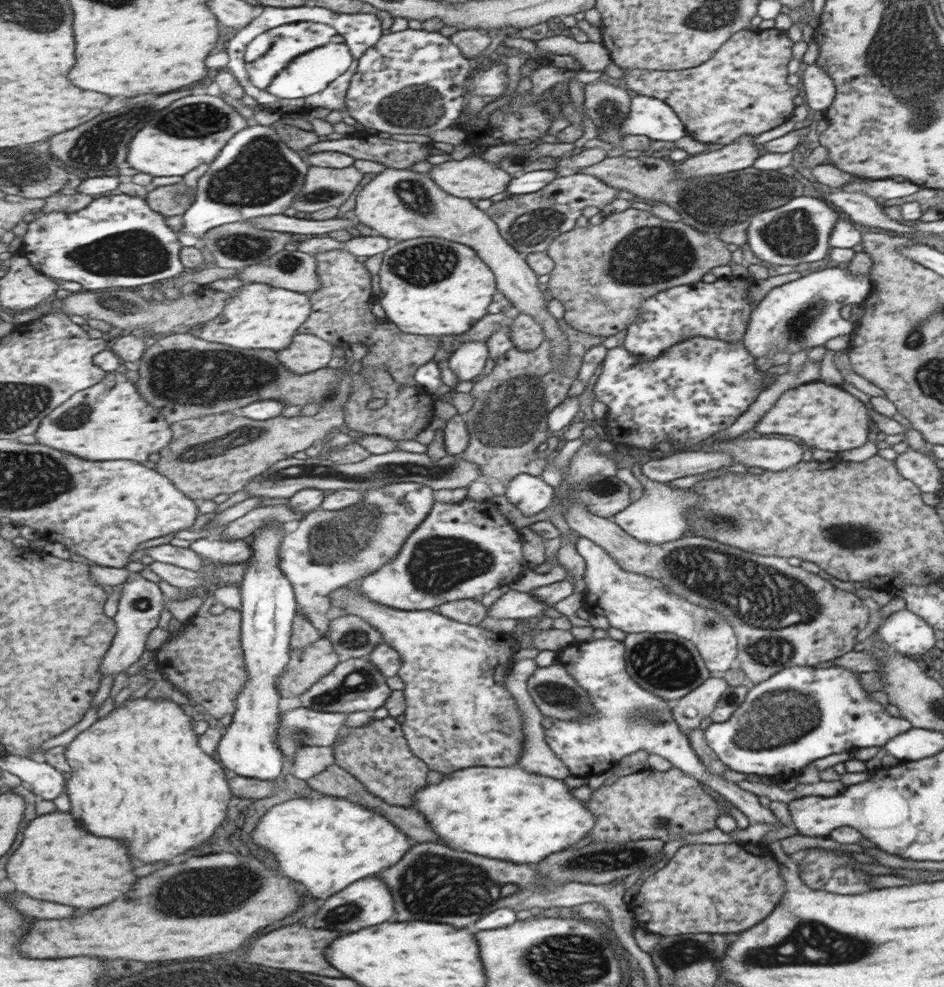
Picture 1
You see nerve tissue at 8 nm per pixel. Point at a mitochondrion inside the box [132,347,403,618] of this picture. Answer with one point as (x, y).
(332, 543)

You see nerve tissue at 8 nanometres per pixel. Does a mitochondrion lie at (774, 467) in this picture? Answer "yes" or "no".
no

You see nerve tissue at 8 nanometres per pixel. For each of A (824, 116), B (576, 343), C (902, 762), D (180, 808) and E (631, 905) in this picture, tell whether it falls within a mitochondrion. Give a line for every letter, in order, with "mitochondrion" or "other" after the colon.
A: other
B: other
C: other
D: other
E: other

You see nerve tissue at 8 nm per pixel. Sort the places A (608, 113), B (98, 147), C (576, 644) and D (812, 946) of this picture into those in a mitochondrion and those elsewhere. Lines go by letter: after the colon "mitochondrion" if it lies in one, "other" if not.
A: mitochondrion
B: mitochondrion
C: other
D: mitochondrion

